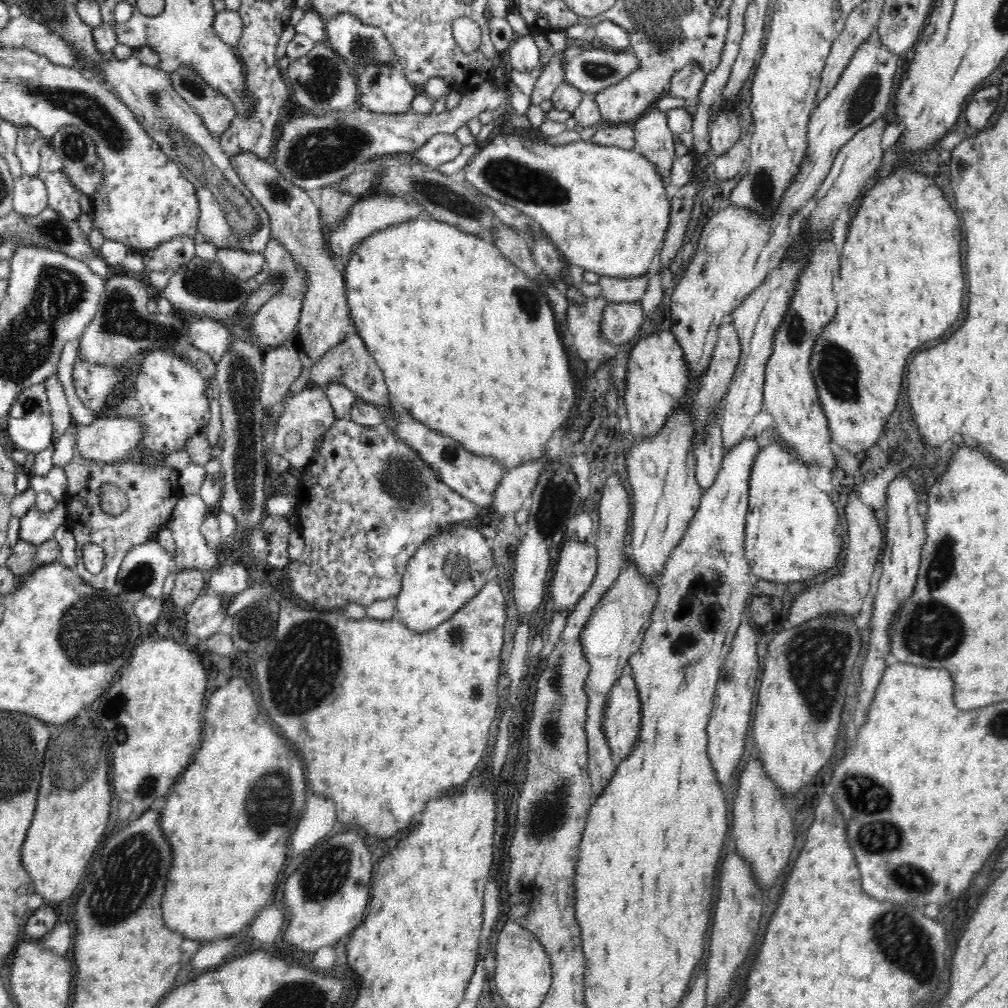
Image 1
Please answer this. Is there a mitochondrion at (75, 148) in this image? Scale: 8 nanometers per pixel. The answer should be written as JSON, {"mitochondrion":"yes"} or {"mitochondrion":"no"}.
{"mitochondrion":"yes"}

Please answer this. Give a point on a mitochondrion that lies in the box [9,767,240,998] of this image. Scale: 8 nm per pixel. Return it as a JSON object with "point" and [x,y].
{"point":[137,861]}

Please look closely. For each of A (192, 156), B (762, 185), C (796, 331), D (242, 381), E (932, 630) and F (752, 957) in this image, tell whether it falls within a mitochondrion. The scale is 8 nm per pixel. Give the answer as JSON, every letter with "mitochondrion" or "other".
{"A":"mitochondrion","B":"mitochondrion","C":"mitochondrion","D":"mitochondrion","E":"mitochondrion","F":"other"}

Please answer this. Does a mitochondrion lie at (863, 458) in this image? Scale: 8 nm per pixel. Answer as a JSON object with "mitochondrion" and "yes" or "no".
{"mitochondrion":"no"}

